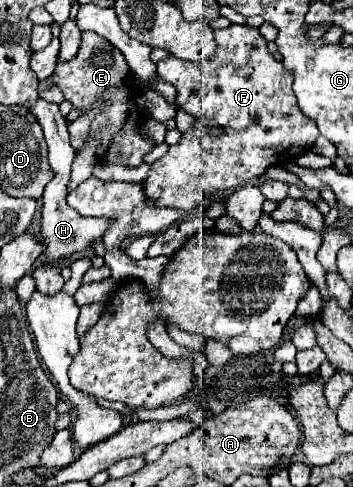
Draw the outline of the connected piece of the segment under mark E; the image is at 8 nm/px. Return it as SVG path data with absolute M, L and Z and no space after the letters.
M83 32L83 42L75 60L59 62L51 78L55 80L55 84L59 84L63 98L71 102L73 108L81 110L81 114L87 114L105 102L109 104L91 120L89 130L89 136L99 134L97 156L101 162L121 164L125 168L135 168L143 164L143 156L153 150L155 142L139 132L139 122L143 120L145 112L137 104L139 92L129 84L127 62L115 46L99 38L95 32Z

